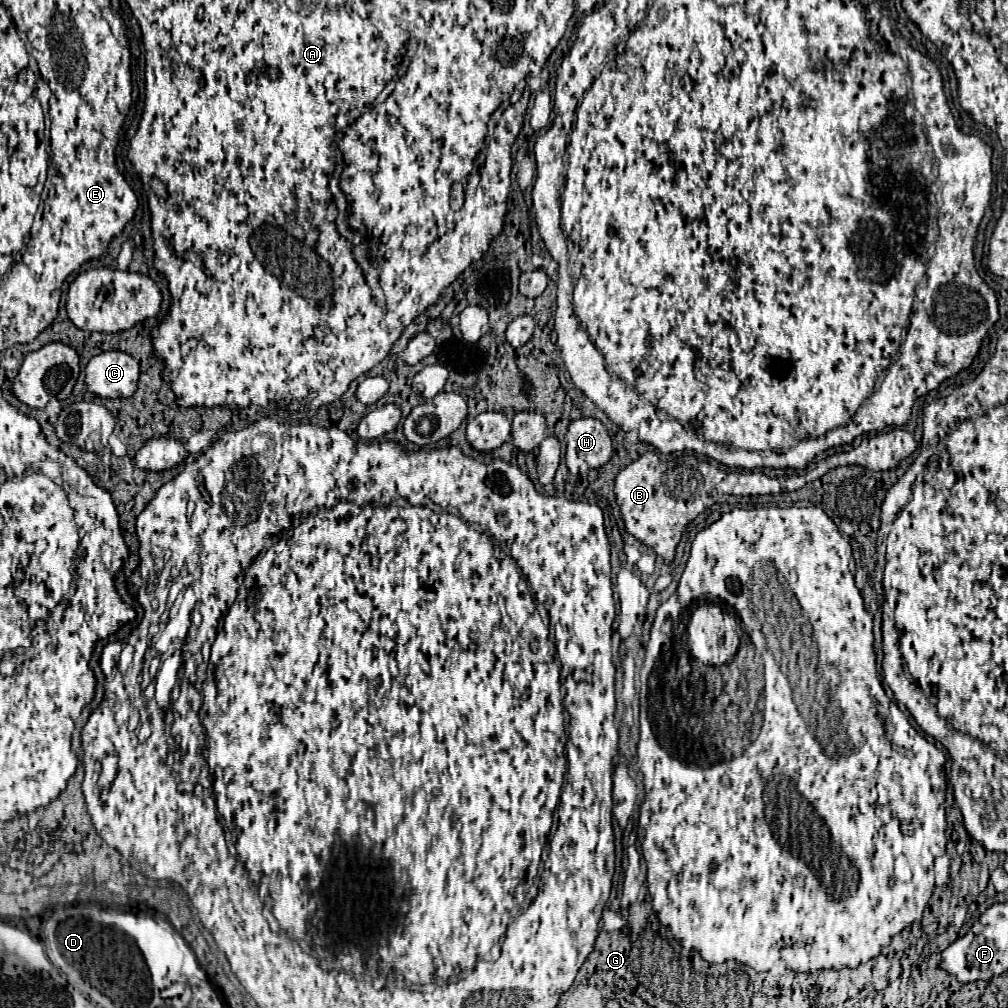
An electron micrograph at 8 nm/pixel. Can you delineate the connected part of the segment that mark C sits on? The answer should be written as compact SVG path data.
M106 351L92 357L84 367L84 385L104 399L130 397L136 391L140 367L122 351Z

